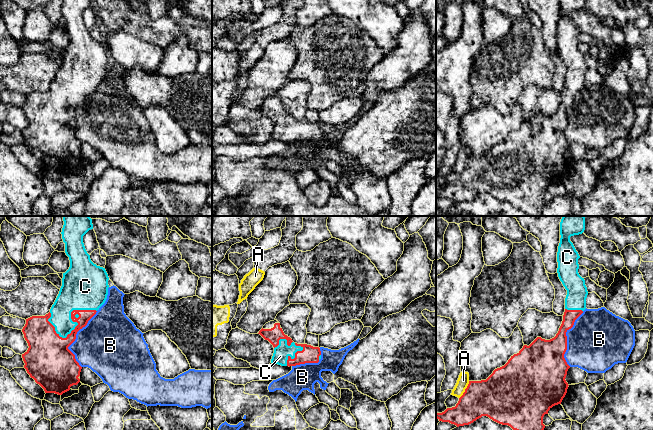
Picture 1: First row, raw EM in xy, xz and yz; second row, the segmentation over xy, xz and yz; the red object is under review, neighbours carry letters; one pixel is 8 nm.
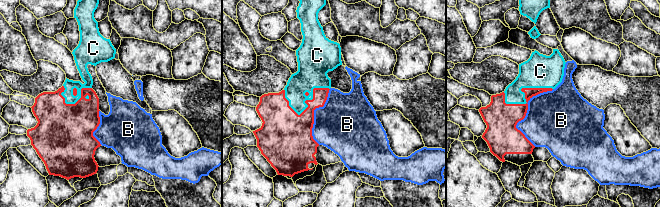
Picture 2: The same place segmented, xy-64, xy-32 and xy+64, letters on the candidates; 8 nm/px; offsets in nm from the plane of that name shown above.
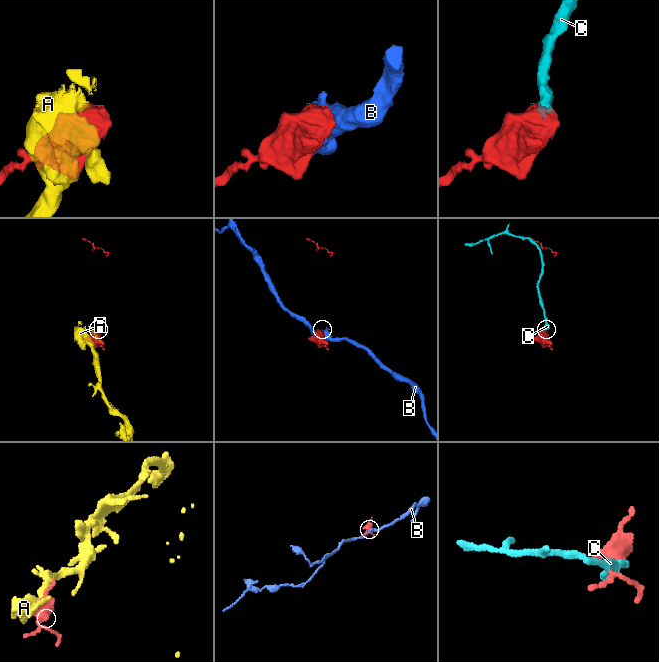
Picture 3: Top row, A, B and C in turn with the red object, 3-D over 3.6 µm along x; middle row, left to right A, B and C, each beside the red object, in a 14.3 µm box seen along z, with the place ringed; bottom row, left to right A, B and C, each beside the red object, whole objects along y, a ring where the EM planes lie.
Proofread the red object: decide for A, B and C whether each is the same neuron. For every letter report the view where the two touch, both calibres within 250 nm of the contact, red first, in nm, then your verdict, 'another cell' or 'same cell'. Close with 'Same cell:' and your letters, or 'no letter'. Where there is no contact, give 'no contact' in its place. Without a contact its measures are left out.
A: yz | 320/90 nm | another cell
B: xy | 320/440 nm | another cell
C: xy | 160/300 nm | same cell
Same cell: C

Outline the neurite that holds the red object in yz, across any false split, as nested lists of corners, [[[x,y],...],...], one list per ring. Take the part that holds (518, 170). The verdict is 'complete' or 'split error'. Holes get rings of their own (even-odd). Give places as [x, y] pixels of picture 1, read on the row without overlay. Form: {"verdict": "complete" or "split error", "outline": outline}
{"verdict": "split error", "outline": [[[560,0],[557,49],[567,66],[567,71],[563,97],[556,112],[550,116],[537,113],[529,122],[524,121],[517,130],[511,132],[504,142],[495,145],[486,156],[469,157],[455,183],[436,189],[439,197],[449,198],[459,203],[487,192],[499,200],[508,201],[522,209],[528,216],[540,214],[545,204],[544,191],[548,190],[553,182],[561,180],[569,162],[565,156],[570,144],[564,134],[567,126],[566,108],[573,103],[575,96],[586,85],[588,67],[584,54],[578,49],[580,32],[570,17],[571,12],[582,10],[584,6],[585,0]]]}

